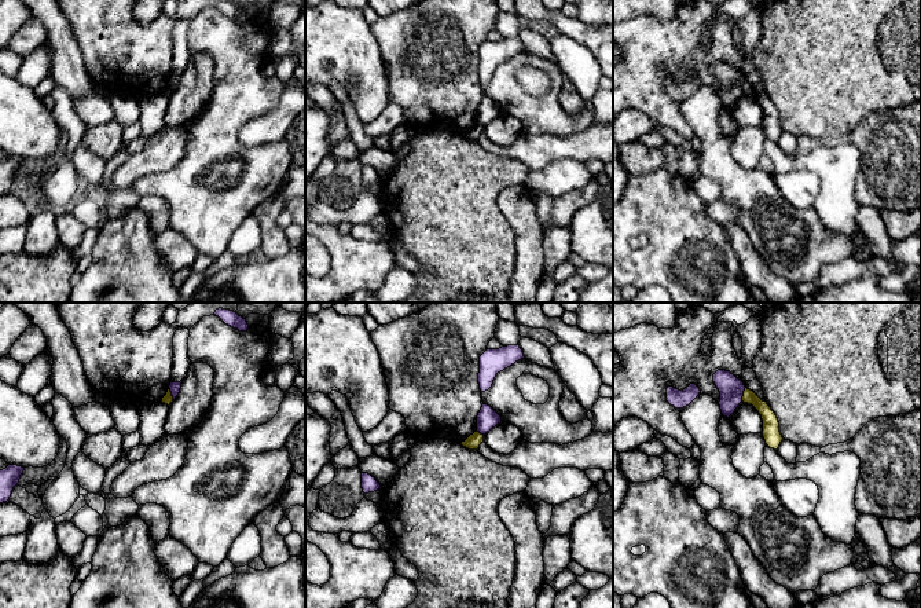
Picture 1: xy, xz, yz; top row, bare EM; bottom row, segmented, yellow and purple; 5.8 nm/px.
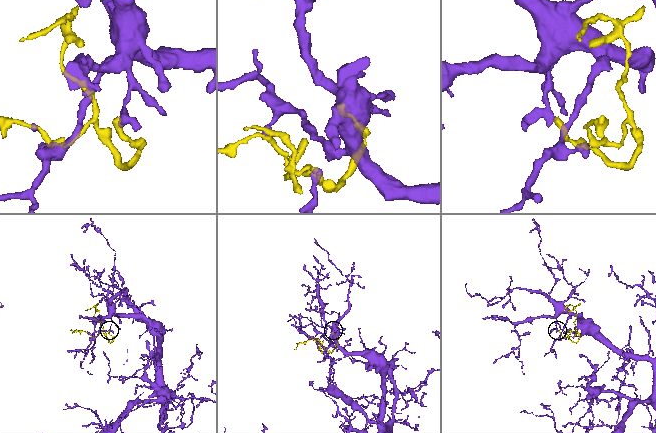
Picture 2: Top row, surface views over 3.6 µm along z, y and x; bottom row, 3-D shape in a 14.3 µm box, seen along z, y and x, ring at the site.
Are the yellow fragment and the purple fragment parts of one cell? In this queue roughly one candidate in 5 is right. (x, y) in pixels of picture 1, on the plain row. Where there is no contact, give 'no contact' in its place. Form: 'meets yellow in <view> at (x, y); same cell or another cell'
meets yellow in yz at (744, 85); another cell

